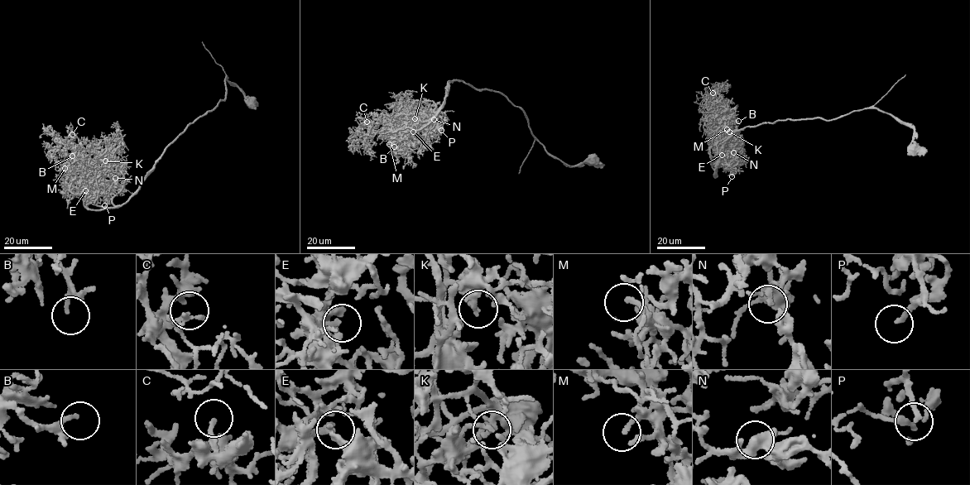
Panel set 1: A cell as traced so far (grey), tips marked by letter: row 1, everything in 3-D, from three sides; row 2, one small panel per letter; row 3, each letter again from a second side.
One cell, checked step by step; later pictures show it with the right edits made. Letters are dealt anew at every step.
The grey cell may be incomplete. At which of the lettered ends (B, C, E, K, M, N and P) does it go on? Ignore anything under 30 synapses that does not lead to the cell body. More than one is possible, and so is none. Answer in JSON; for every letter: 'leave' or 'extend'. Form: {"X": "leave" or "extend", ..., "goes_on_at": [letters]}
{"B": "leave", "C": "leave", "E": "leave", "K": "leave", "M": "extend", "N": "leave", "P": "leave", "goes_on_at": ["M"]}

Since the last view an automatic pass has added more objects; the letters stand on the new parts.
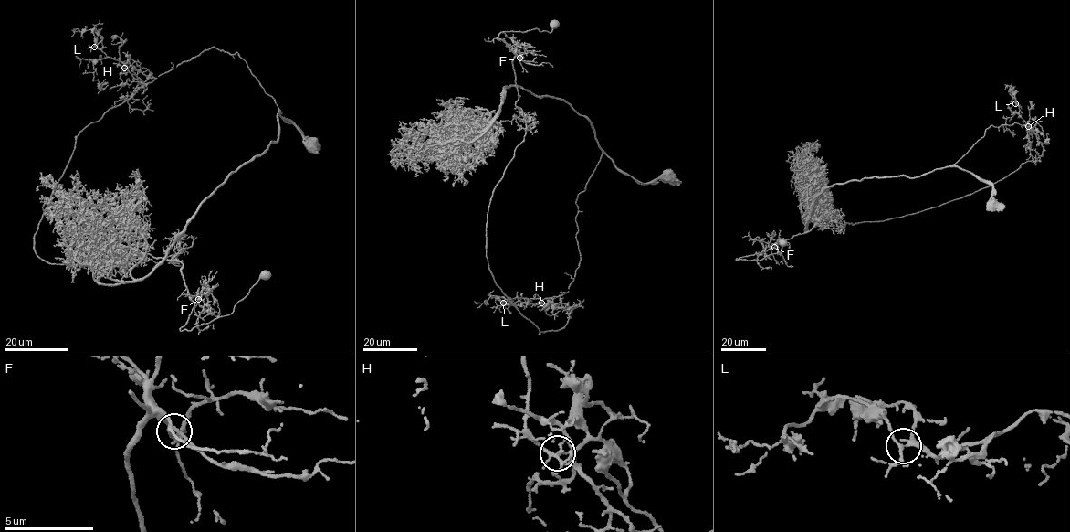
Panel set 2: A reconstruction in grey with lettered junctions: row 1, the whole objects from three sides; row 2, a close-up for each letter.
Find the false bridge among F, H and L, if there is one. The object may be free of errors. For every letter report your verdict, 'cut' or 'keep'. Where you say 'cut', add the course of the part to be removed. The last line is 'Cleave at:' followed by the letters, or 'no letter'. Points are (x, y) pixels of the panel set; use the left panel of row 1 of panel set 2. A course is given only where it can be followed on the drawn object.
F: keep
H: cut; foreign part runs (124, 68), (142, 81), (80, 131), (36, 253), (176, 260), (194, 303), (181, 331), (231, 314), (271, 273)
L: keep
Cleave at: H

